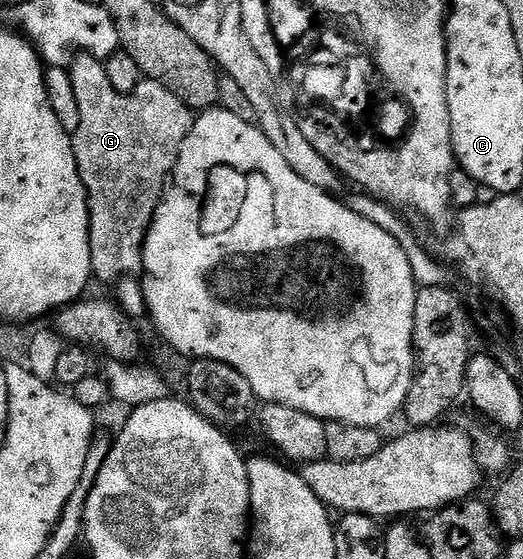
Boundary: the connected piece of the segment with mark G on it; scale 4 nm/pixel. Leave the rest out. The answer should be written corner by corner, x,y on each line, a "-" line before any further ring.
77,54
70,64
70,70
72,80
74,81
74,93
78,97
78,129
72,135
72,152
76,158
78,173
82,177
82,185
86,189
86,197
88,198
88,228
90,229
92,274
97,280
101,279
104,283
115,285
122,279
139,276
145,270
148,230
150,229
150,225
156,221
156,210
162,205
164,189
171,180
172,170
180,160
182,145
188,141
188,134
192,126
194,126
194,112
181,99
174,97
174,93
170,93
170,89
158,85
153,79
144,79
128,95
116,92
110,85
104,63
93,57
93,55

